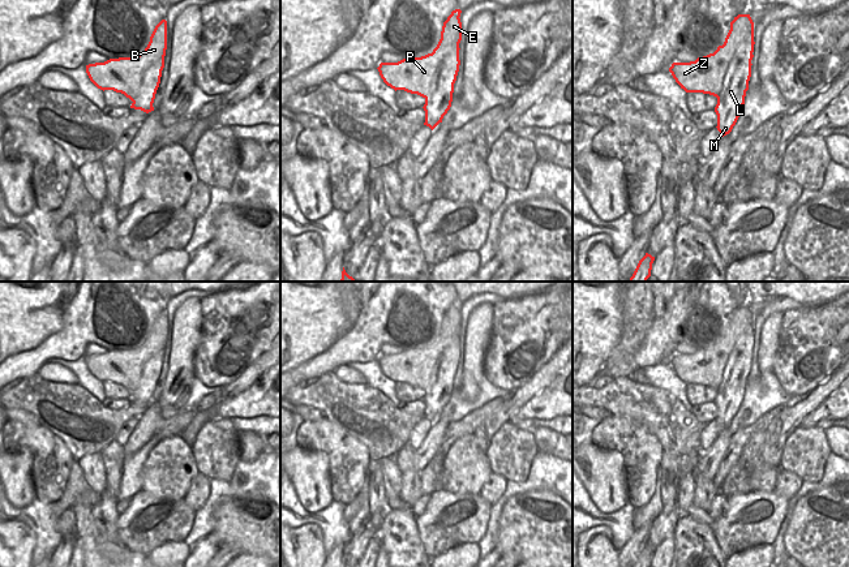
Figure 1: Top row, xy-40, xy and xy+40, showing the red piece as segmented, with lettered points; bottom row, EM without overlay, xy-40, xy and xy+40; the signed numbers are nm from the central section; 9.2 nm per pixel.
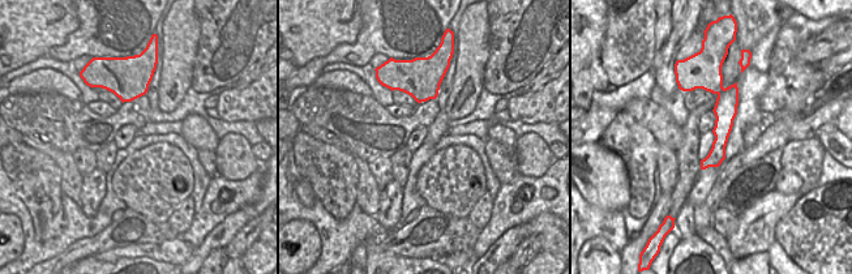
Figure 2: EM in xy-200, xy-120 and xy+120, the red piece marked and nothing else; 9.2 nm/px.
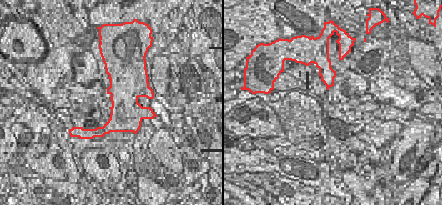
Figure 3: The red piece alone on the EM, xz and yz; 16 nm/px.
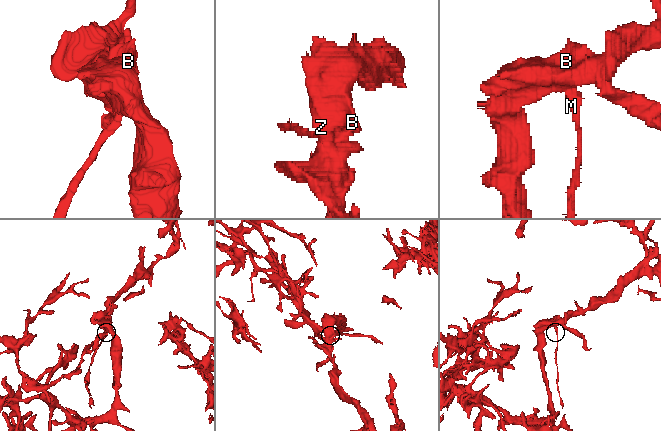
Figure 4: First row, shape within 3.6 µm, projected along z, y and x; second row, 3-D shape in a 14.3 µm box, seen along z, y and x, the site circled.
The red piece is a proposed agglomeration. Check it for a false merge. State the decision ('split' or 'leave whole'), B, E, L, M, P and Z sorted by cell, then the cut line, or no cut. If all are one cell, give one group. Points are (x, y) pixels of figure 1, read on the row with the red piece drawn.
split; B E P Z / L M; cut in xy+40 along (751, 51), (734, 56), (724, 87), (716, 97)

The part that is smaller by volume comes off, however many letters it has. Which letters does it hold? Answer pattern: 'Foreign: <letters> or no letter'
Foreign: L, M

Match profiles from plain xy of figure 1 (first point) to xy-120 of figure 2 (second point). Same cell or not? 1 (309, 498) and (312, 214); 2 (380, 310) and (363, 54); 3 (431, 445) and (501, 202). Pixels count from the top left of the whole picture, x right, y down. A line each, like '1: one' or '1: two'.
1: two
2: one
3: two

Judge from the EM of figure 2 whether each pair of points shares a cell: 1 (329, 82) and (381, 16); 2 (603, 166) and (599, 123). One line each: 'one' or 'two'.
1: two
2: two

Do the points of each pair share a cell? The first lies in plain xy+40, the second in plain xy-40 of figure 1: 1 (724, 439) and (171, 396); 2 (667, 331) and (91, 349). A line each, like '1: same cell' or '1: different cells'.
1: same cell
2: different cells

